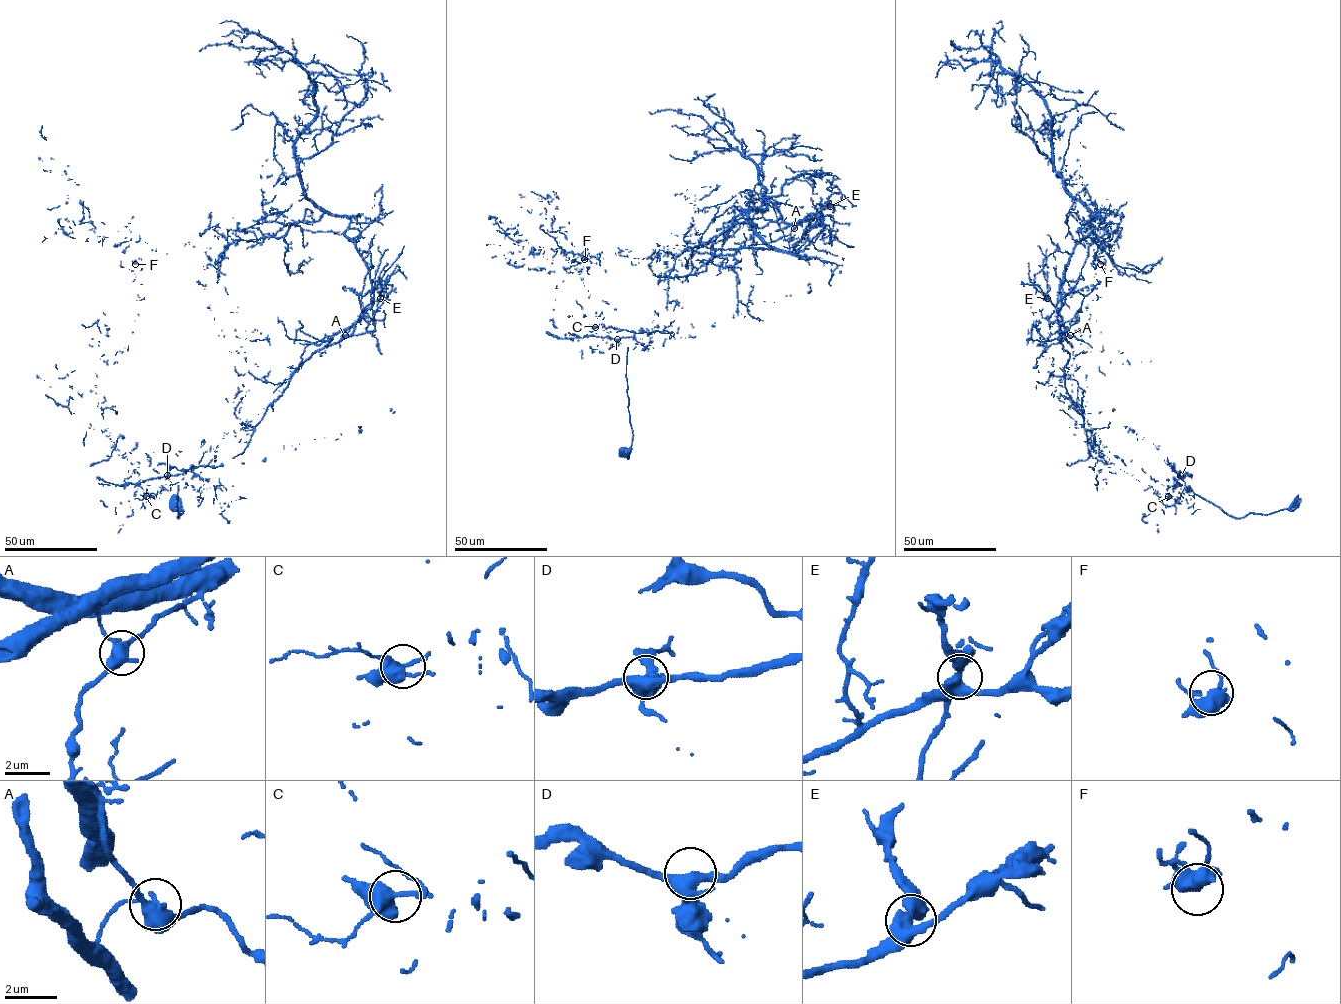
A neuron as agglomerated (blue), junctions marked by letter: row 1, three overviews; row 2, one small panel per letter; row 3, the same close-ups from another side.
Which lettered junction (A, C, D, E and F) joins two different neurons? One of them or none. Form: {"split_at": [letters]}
{"split_at": ["A"]}

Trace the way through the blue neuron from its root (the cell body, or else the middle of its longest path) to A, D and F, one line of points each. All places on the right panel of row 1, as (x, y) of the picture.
A: (1293, 506), (1232, 517), (1181, 476), (1160, 497), (1100, 460), (1098, 482), (1070, 335)
D: (1293, 506), (1268, 514), (1249, 513), (1243, 517), (1232, 517), (1197, 495), (1180, 475)
F: (1293, 506), (1232, 517), (1181, 476), (1160, 497), (1100, 460), (1098, 482), (1060, 341), (1091, 213), (1100, 264)

